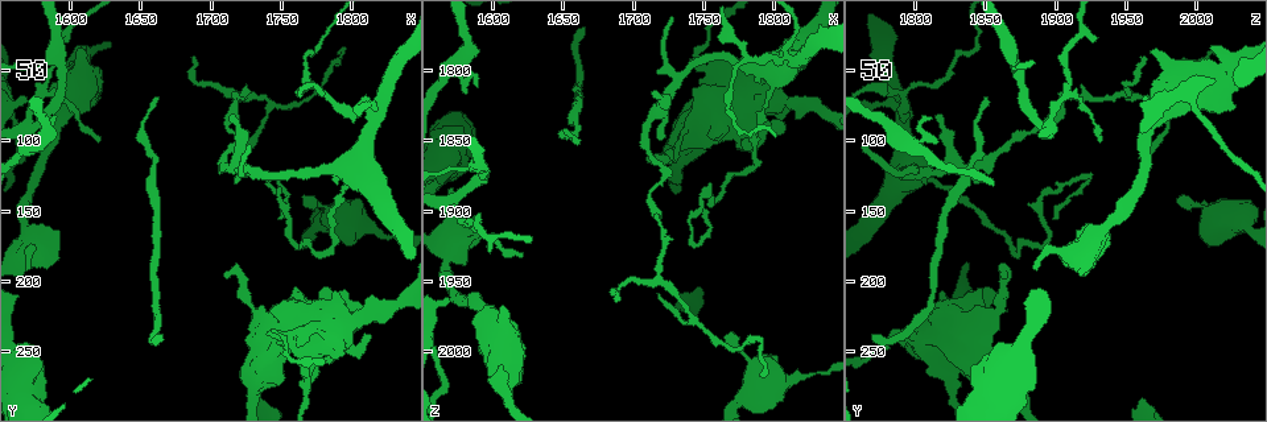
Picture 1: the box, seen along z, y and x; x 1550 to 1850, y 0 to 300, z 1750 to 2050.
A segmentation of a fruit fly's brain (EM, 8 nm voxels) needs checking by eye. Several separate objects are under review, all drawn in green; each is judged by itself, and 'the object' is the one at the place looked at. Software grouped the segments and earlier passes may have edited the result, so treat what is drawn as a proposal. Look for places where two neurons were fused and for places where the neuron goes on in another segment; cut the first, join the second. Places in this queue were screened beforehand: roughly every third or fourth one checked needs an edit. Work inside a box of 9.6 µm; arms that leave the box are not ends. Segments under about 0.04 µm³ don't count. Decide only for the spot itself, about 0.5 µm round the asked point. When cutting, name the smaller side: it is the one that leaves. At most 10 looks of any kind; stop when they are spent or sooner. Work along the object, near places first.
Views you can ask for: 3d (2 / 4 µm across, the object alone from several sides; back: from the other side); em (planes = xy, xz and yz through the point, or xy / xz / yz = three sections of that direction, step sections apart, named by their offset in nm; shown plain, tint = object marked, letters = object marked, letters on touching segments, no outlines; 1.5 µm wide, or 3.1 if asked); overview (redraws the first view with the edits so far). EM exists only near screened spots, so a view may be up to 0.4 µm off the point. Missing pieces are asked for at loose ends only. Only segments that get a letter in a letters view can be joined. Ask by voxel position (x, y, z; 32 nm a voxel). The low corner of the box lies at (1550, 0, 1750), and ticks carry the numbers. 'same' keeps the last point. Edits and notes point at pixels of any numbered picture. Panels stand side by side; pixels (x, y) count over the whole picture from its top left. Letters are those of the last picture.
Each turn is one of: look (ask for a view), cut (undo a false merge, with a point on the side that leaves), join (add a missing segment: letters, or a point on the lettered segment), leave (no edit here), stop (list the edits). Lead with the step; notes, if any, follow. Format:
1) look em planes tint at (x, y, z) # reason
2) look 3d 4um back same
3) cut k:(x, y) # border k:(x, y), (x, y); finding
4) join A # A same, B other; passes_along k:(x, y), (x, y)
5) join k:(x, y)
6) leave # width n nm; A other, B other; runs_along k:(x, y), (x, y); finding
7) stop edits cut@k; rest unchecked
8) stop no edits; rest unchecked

look 3d 4um at (1604, 38, 1968) # stops while still wide

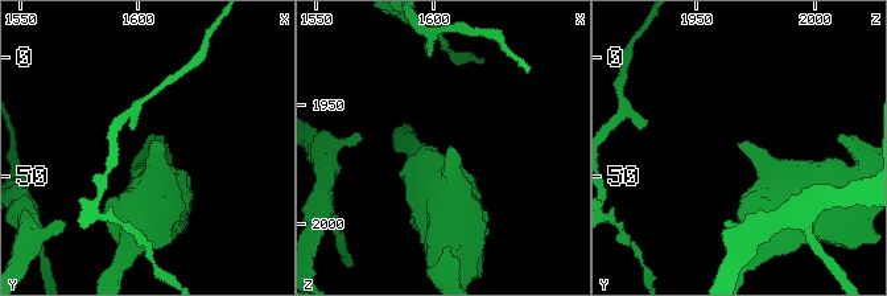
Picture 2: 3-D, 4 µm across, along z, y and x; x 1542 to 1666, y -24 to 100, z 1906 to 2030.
look em planes letters at (1607, 37, 1968) # shape alone is not enough

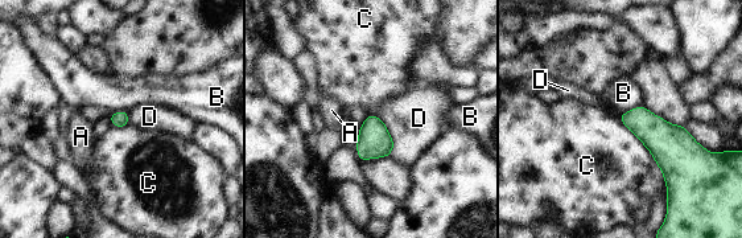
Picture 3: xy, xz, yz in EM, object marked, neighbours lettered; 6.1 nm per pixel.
leave # A other, B other, C other, D other; border 3:(619, 117), (652, 156), (667, 196); no lettered segment goes on from it

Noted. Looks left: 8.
look em planes letters at (1592, 44, 1870) # arms part here

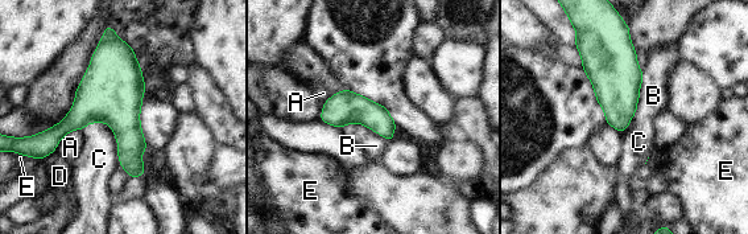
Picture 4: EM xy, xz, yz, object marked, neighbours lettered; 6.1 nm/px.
leave # A other, B other, C other, D other, E other; border 4:(87, 123), (110, 127), (120, 164); one neuron here

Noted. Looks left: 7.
look 3d 2um at (1734, 218, 1850) # an open end

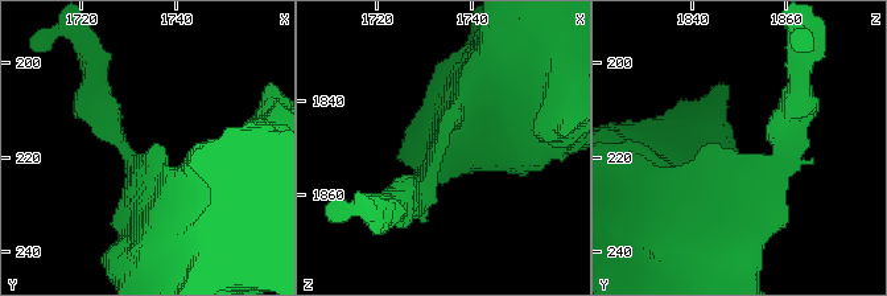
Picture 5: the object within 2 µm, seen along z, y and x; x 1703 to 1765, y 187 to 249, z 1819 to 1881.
look em yz step 8 letters at (1734, 218, 1850) # shape alone is not enough

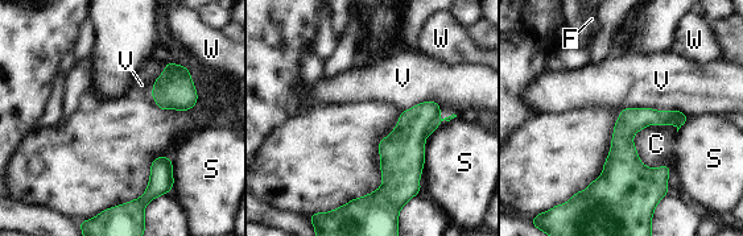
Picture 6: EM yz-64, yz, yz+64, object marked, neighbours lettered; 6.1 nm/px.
leave # C other, F other, S other, V other, W other; border 6:(622, 107), (680, 110), (688, 118); no lettered segment goes on from it

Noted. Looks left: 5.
look em planes plain at (1666, 240, 1770) # long arm stops here

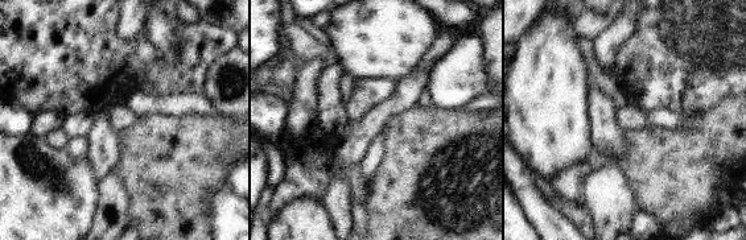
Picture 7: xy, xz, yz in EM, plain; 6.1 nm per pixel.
look em planes tint same

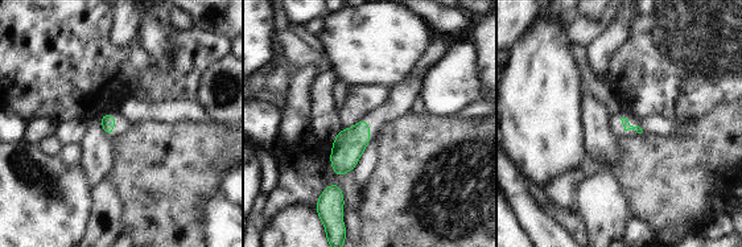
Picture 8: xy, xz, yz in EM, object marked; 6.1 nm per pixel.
look em planes letters same # what lies round it

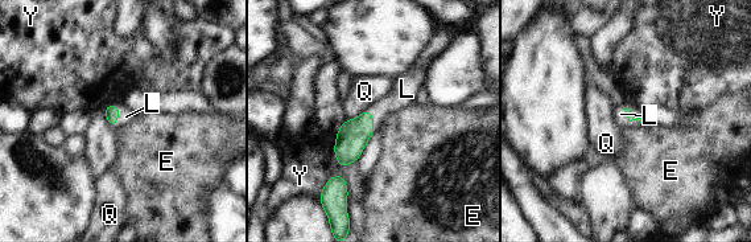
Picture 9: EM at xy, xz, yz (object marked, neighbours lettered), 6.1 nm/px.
join L # E other, L same, Q other, Y other; the neuron continues

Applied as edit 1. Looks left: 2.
stop edits join@9; rest unchecked

